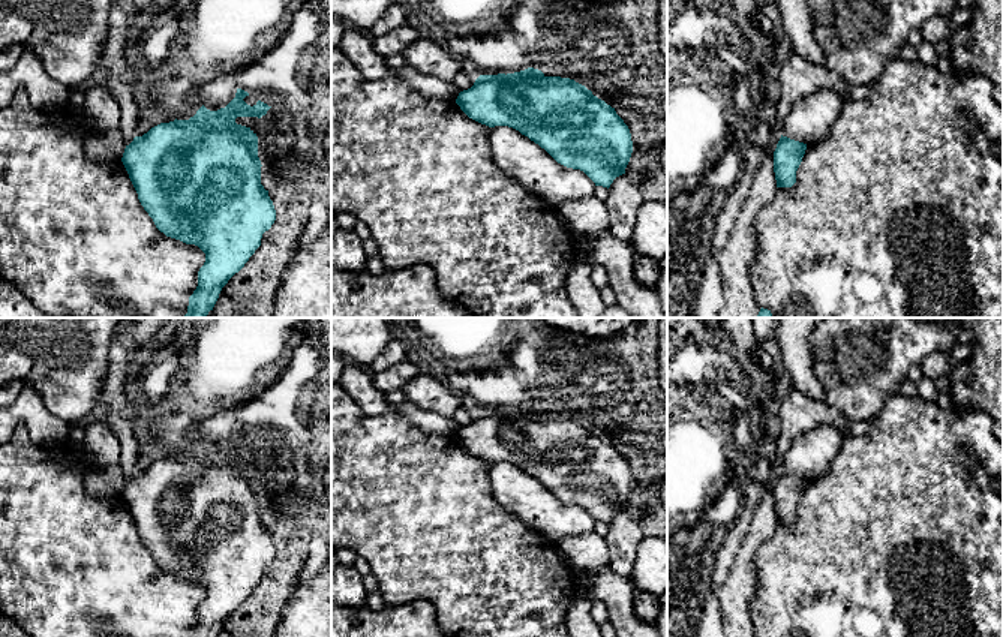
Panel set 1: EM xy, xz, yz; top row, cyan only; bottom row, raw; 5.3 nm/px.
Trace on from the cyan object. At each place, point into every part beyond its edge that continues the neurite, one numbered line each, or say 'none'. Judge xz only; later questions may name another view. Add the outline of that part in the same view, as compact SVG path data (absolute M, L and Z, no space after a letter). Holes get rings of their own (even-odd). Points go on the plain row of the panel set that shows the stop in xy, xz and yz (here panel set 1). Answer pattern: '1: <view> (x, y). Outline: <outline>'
none

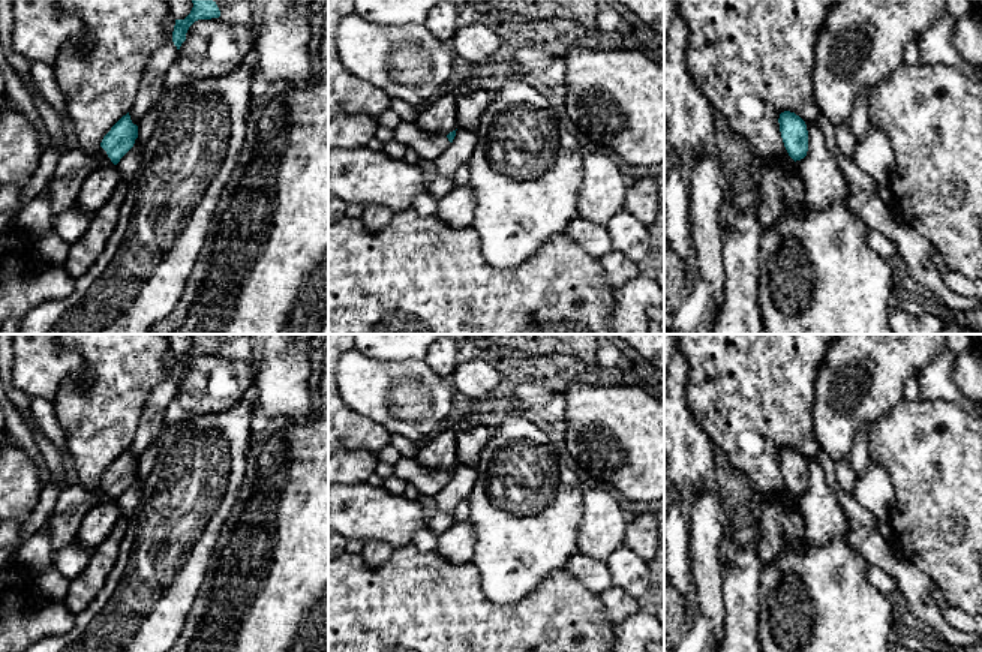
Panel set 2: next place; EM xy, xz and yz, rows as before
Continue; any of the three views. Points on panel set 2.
1: xy (72, 504). Outline: M100 483L97 492L85 492L78 484L67 484L58 495L52 514L48 519L51 532L51 549L54 553L70 543L87 511L103 498L111 498L106 487Z

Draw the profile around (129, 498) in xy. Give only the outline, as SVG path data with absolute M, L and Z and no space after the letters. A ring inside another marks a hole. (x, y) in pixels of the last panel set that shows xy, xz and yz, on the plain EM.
M136 474L133 483L117 499L120 516L129 519L135 513L136 504L141 498L141 490L142 480L139 478L139 474Z

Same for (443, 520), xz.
M438 511L430 520L427 520L427 528L436 535L441 535L456 523L453 513Z

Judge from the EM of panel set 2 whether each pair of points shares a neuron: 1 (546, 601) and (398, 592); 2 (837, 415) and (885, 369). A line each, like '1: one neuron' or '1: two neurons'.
1: one neuron
2: one neuron

